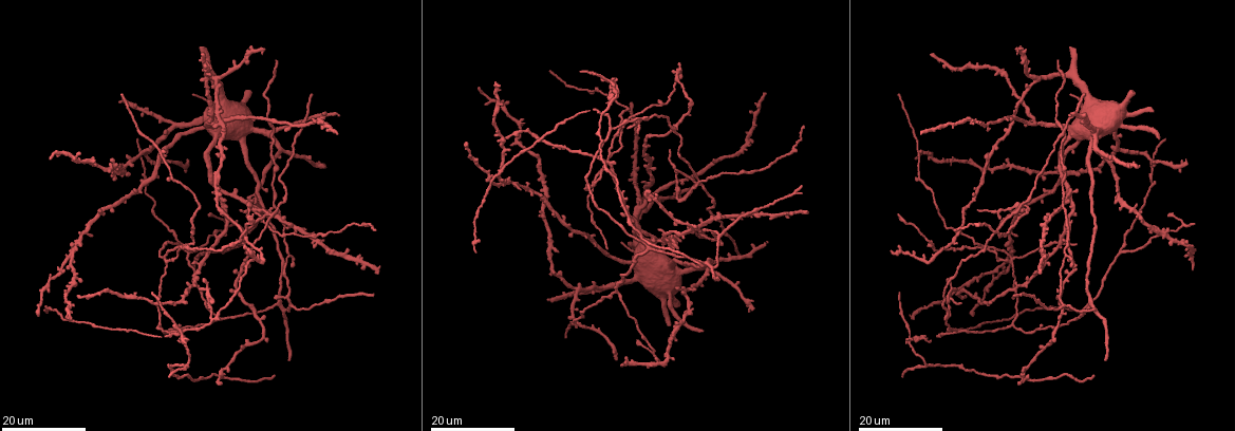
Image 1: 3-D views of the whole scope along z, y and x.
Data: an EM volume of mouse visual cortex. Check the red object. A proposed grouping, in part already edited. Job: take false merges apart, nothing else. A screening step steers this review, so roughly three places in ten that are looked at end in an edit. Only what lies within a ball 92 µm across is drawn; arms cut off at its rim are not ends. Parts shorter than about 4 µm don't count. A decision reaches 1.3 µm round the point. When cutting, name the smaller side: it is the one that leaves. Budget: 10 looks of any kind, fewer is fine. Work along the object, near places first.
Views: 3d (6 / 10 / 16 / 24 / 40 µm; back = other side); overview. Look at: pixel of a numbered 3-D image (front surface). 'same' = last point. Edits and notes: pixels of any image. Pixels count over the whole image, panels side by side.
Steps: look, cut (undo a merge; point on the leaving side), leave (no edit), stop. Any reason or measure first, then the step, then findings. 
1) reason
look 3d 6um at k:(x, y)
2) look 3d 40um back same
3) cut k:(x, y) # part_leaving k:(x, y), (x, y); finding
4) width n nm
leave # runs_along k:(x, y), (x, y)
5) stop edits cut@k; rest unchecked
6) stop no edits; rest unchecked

a narrow waist
look 3d 16um at 1:(609, 215)

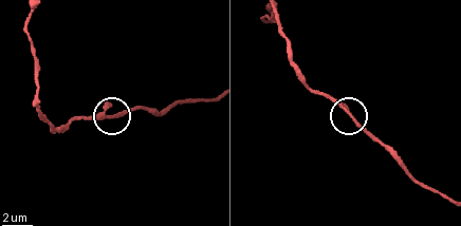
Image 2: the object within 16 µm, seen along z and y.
look 3d 6um at 2:(345, 112)

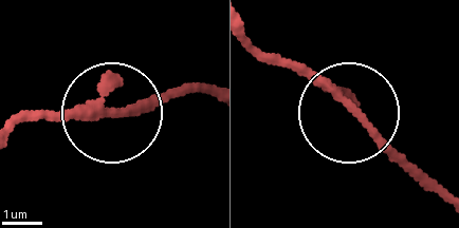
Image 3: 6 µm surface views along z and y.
arms 3
leave # runs_along 3:(447, 203), (327, 92), (270, 55); continuous, no second neuron

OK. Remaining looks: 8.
three-way junction
look 3d 16um at 1:(188, 253)

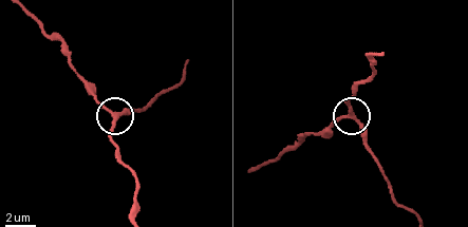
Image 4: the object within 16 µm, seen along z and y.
zoom in
look 3d 6um at 4:(352, 116)

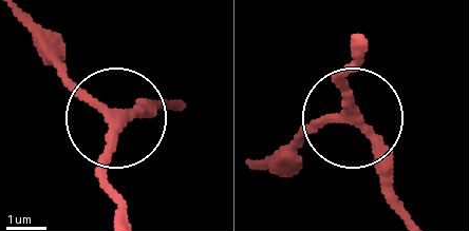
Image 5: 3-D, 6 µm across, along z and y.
leave # runs_along 5:(128, 213), (108, 173), (111, 122), (174, 102); continuous, no second neuron

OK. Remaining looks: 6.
three arms meet
look 3d 16um at 1:(639, 120)

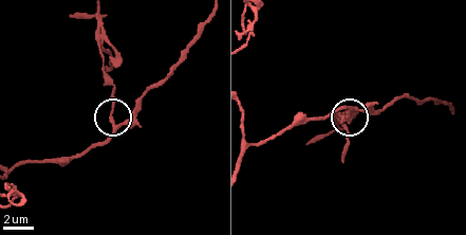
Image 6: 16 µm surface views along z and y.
look 3d 6um at 6:(114, 122)

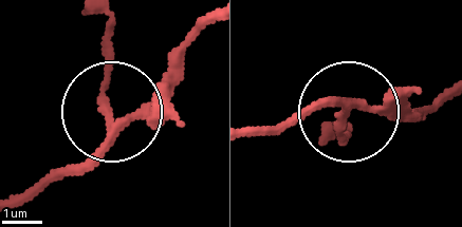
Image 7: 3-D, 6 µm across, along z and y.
arms 3
cut 7:(107, 74) # part_leaving 7:(114, 128), (105, 11); two neurons meet here

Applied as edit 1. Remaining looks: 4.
a fork
look 3d 24um at 1:(614, 97)

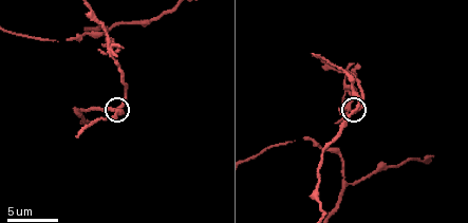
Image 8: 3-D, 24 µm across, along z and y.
look 3d 10um at 8:(355, 110)

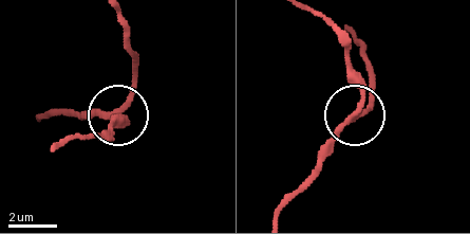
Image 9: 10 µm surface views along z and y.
width 210 nm
leave # one neuron here

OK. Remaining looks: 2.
looks like a crossing
look 3d 16um at 8:(107, 50)

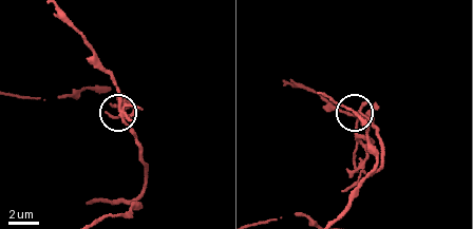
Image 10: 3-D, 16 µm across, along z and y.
width 240 nm
cut 10:(356, 136) # two neurons meet here

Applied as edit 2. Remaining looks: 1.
stop edits cut@7, cut@10; rest unchecked

